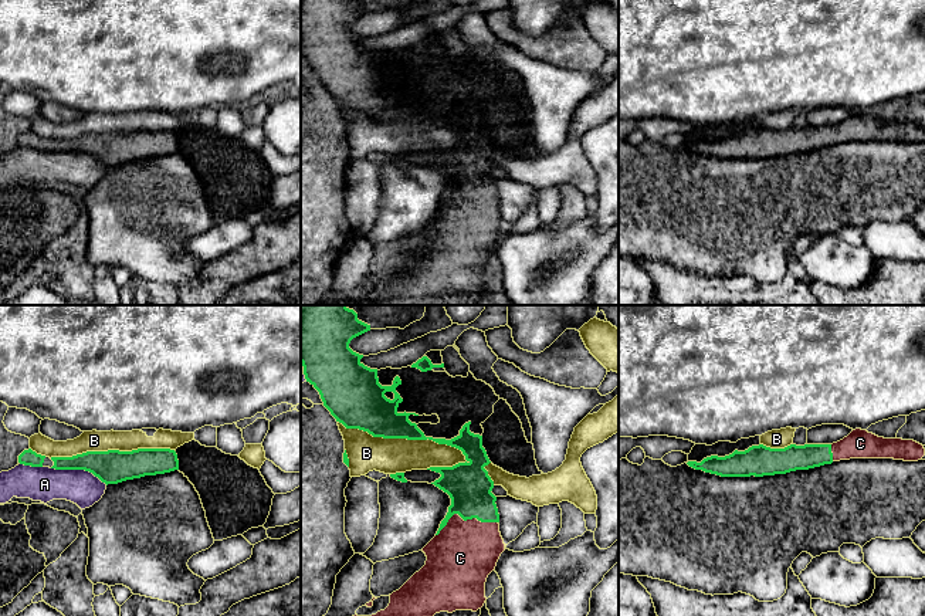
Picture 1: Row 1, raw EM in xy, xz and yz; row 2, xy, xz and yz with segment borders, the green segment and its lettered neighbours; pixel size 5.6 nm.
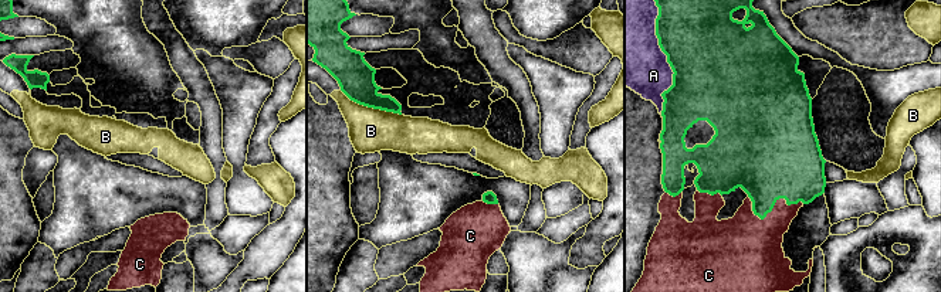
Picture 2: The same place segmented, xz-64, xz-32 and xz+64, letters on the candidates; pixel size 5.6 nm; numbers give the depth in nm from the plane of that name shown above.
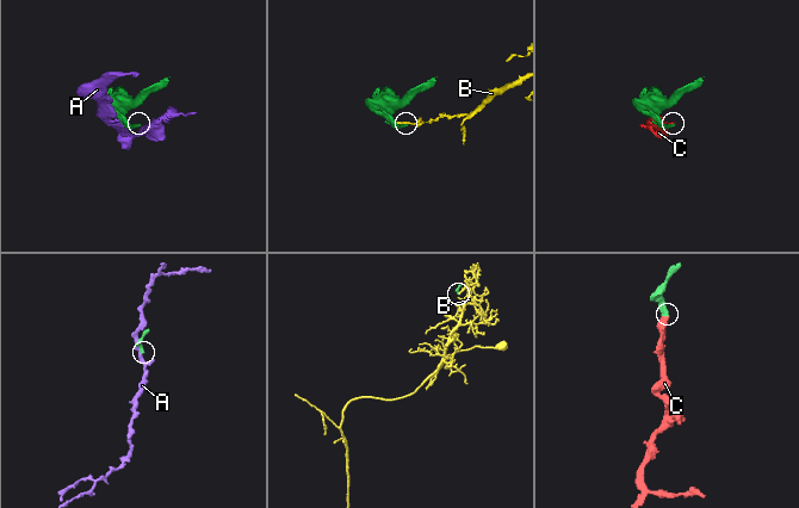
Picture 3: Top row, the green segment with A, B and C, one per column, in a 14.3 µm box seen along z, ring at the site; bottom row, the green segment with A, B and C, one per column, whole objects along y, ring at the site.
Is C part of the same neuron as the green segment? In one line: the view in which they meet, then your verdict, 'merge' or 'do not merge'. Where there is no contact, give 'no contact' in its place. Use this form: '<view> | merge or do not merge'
xz | merge

